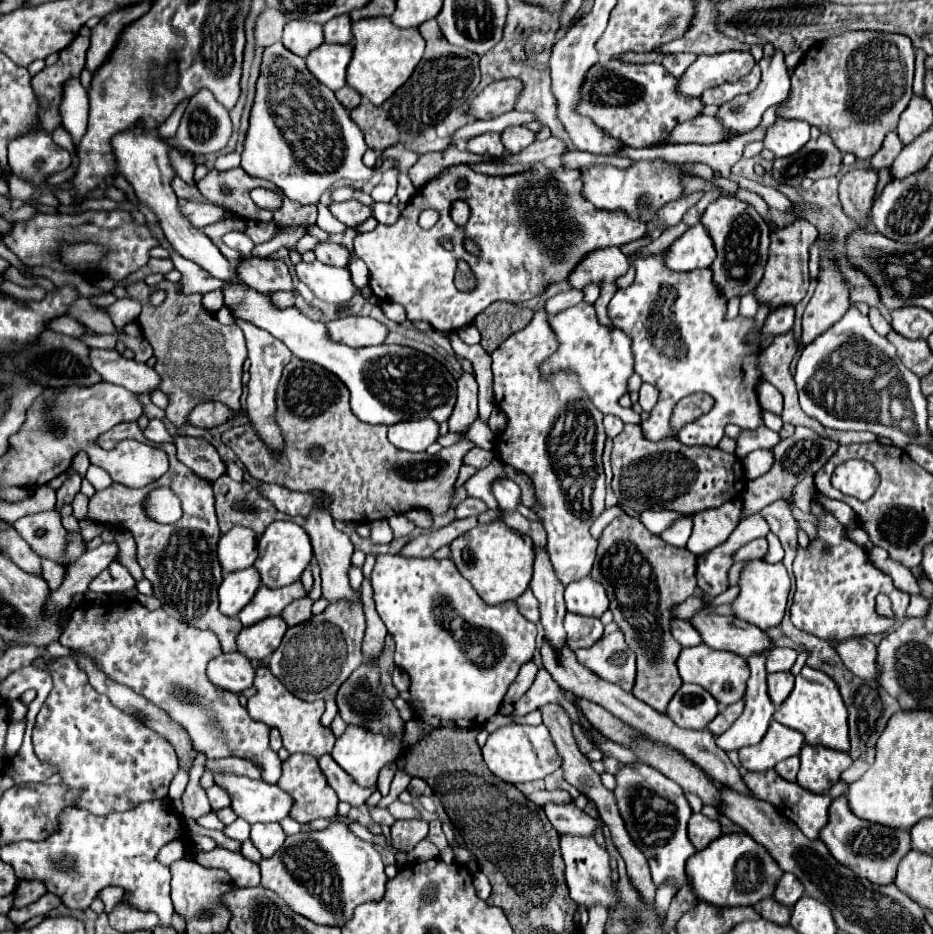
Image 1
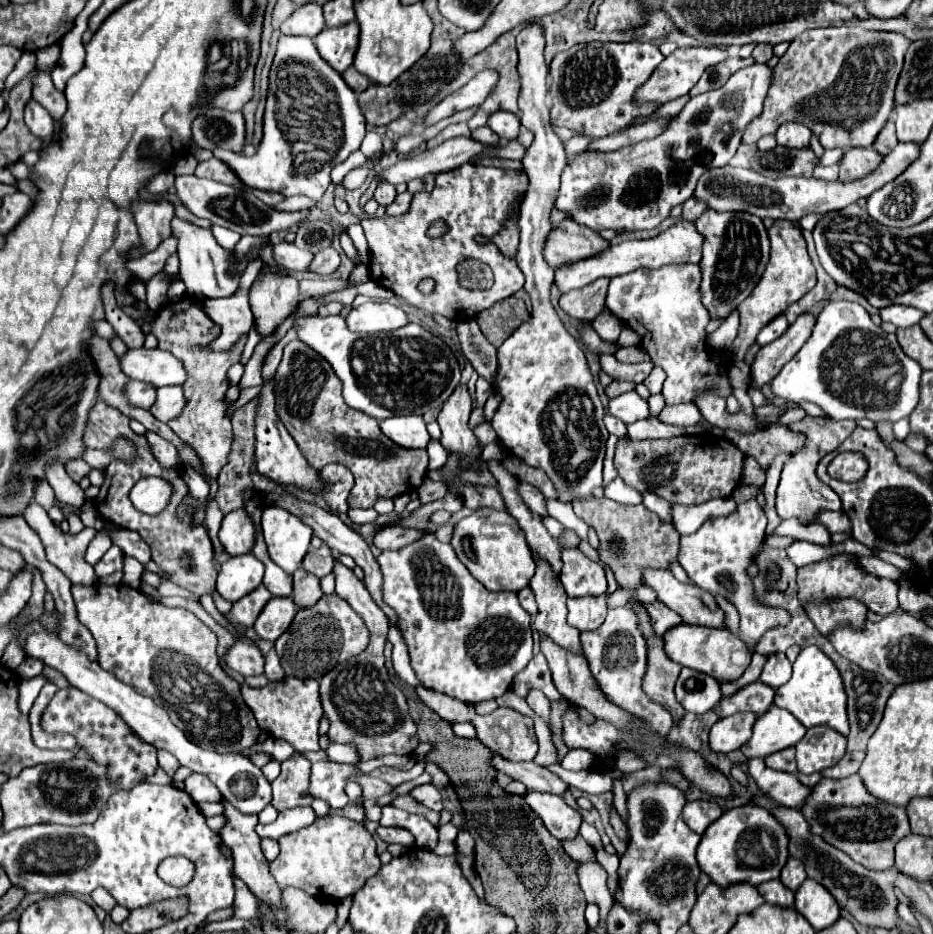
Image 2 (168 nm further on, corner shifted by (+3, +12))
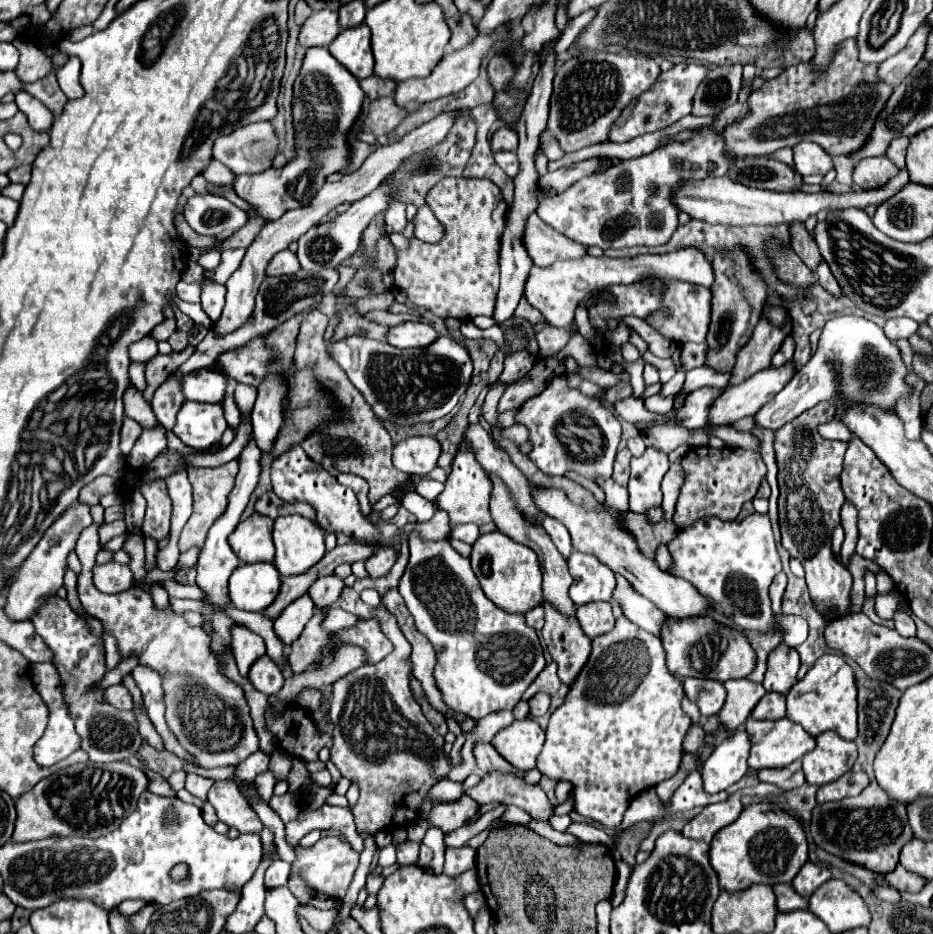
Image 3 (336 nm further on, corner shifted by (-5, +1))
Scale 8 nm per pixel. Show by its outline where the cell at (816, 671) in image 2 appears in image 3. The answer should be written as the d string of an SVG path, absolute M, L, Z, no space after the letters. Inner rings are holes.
M838 654L820 656L808 674L792 686L786 694L786 718L800 724L810 736L818 736L826 730L838 732L846 740L856 738L856 684L854 672L846 660Z

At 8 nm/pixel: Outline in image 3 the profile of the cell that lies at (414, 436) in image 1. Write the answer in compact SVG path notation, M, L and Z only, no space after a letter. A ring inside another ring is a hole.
M410 436L394 444L394 466L408 474L428 474L440 456L440 442L432 436Z

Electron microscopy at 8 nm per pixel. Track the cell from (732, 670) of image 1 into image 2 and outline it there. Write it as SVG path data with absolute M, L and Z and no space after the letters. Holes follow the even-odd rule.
M680 623L678 627L672 627L664 633L664 651L674 663L712 675L718 681L738 679L752 659L752 651L748 649L748 645L728 629L712 629L688 623Z

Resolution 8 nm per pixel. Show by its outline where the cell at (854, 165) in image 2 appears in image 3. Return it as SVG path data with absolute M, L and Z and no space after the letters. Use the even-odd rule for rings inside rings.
M886 156L862 158L854 168L854 184L864 190L878 188L896 174L898 174L898 168Z

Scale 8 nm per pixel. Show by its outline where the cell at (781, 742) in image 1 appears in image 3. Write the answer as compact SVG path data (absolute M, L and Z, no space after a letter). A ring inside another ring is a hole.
M748 718L744 728L750 734L750 742L752 742L748 766L754 770L784 768L814 748L814 738L800 724L794 724L788 718L782 718L782 720L752 720L752 718Z

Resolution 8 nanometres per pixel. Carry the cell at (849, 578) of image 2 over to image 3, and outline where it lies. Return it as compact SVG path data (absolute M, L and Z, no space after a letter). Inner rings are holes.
M902 610L894 612L894 624L896 624L896 630L902 636L914 636L916 634L916 624L914 624L912 616L906 614L906 612L902 612Z

